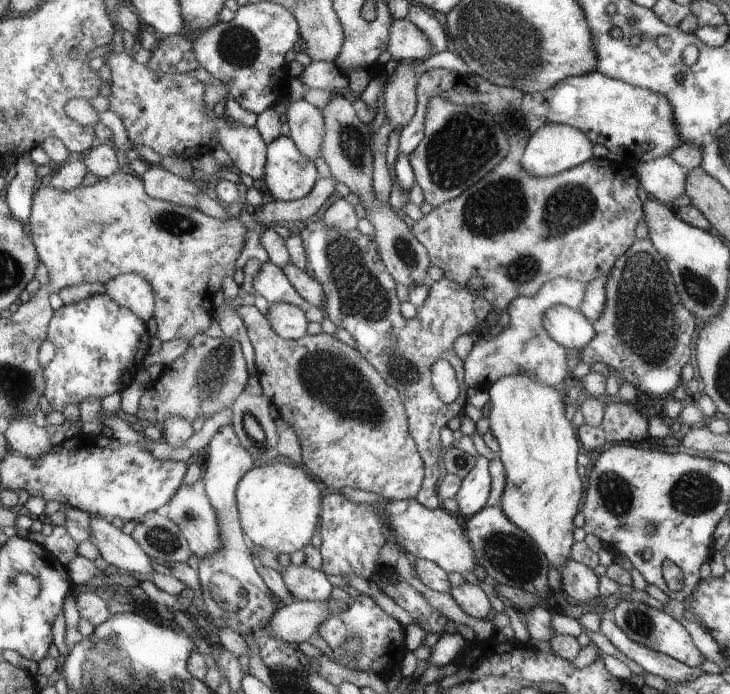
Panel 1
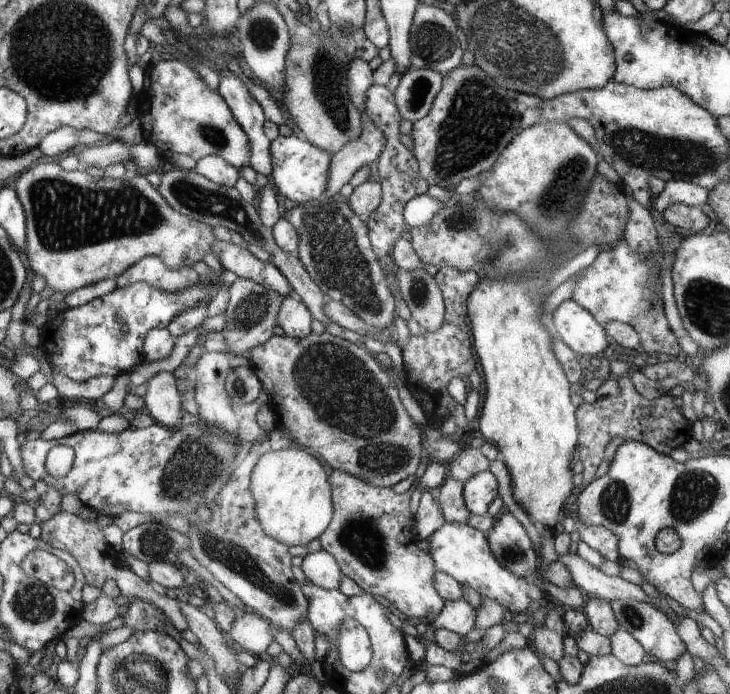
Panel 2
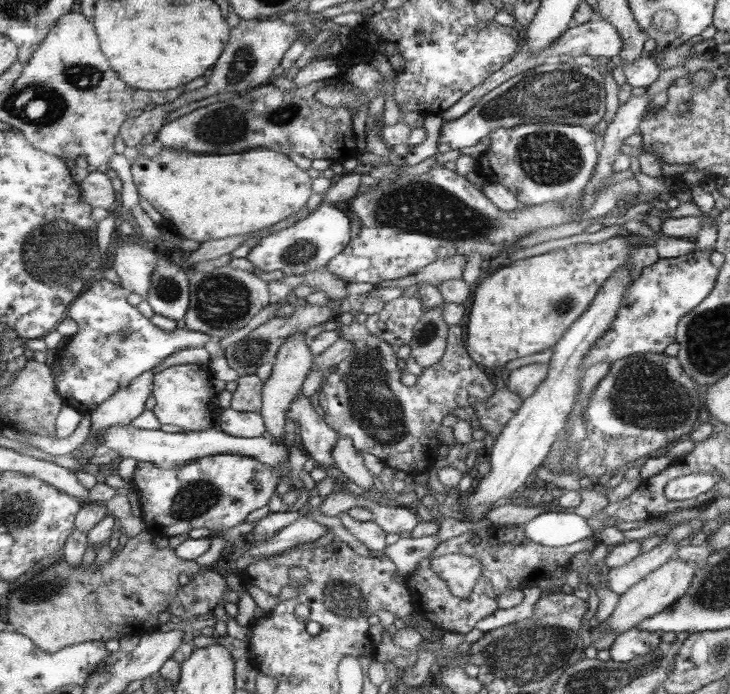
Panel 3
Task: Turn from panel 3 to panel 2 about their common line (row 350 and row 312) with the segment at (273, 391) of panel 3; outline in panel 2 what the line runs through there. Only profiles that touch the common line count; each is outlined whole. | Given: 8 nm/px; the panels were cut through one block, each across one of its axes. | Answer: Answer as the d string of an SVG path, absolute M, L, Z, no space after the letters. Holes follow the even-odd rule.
M294 292L283 298L278 311L277 324L280 325L286 335L301 339L308 337L312 332L310 330L312 315L309 307Z

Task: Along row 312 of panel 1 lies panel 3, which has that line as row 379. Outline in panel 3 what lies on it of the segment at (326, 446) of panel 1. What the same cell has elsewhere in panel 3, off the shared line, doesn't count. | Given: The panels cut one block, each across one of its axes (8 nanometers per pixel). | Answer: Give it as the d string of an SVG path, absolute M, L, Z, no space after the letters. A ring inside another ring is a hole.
M256 375L239 377L231 398L230 409L238 412L259 412L264 402L265 383Z

